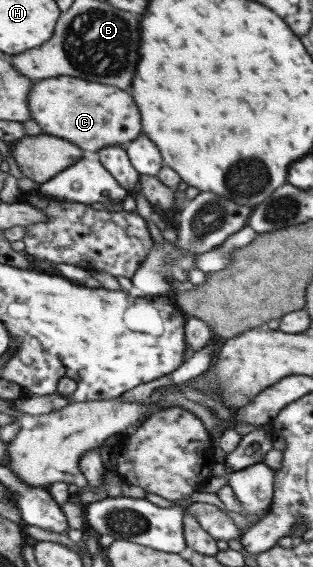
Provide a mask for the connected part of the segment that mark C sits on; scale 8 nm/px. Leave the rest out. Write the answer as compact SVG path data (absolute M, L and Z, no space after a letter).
M71 77L37 81L27 93L27 107L31 120L39 125L43 134L64 139L82 152L97 153L103 147L124 147L142 133L131 95L111 85Z

